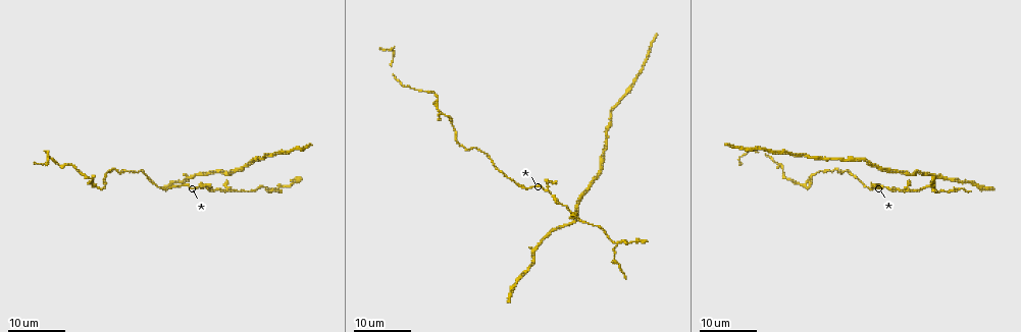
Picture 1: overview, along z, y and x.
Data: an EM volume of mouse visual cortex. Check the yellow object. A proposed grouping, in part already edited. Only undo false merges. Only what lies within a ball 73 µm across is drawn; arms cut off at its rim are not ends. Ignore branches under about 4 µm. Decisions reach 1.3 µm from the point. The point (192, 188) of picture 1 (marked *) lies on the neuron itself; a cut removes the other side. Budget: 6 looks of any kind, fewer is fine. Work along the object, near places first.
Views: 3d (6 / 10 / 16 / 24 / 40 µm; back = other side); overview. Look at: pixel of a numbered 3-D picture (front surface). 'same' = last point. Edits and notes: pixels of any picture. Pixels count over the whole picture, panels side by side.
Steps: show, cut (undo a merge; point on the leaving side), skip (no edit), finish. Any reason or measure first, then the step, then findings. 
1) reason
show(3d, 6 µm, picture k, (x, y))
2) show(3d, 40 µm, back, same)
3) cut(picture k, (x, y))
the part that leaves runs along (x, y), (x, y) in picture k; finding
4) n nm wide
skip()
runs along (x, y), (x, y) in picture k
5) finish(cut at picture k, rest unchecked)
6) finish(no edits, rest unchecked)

a fork
show(3d, 24 µm, picture 1, (229, 189))

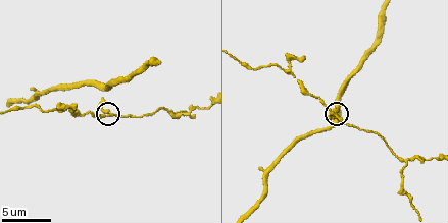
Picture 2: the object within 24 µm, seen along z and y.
show(3d, 6 µm, picture 2, (107, 112))

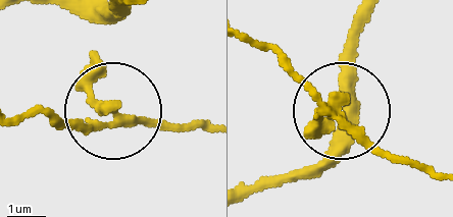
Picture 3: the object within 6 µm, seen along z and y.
skip()
runs along (244, 35), (425, 170) in picture 3; continuous, no second neuron

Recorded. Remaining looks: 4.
three-way junction
show(3d, 10 µm, picture 2, (405, 161))

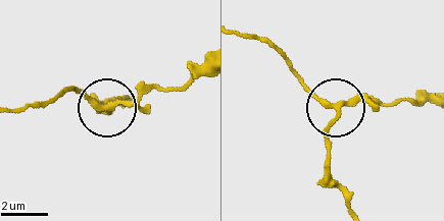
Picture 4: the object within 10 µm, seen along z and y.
3 arms
skip()
runs along (10, 109), (34, 109), (68, 92), (110, 109), (160, 86) in picture 4; one neuron here

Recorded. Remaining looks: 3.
a narrow waist
show(3d, 24 µm, picture 1, (446, 117))

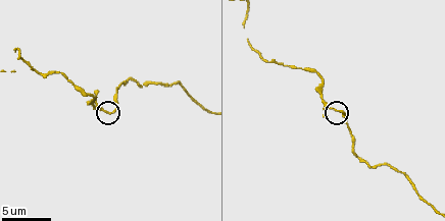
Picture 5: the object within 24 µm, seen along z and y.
closer look
show(3d, 6 µm, picture 5, (112, 110))

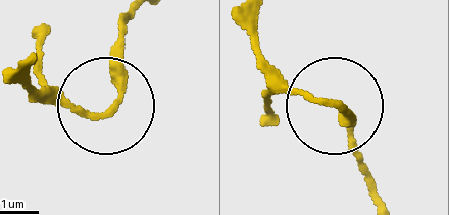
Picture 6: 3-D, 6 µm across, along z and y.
skip()
one neuron here

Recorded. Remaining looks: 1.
finish(no edits, rest unchecked)

